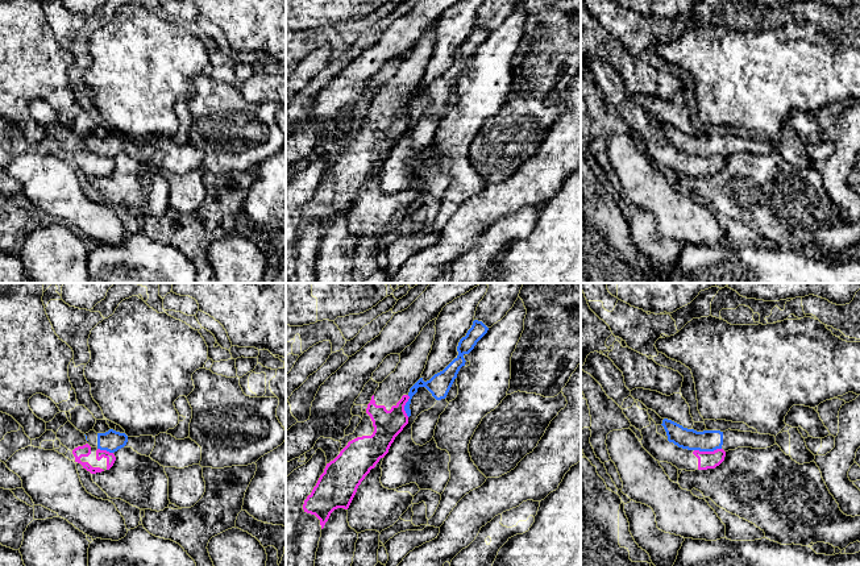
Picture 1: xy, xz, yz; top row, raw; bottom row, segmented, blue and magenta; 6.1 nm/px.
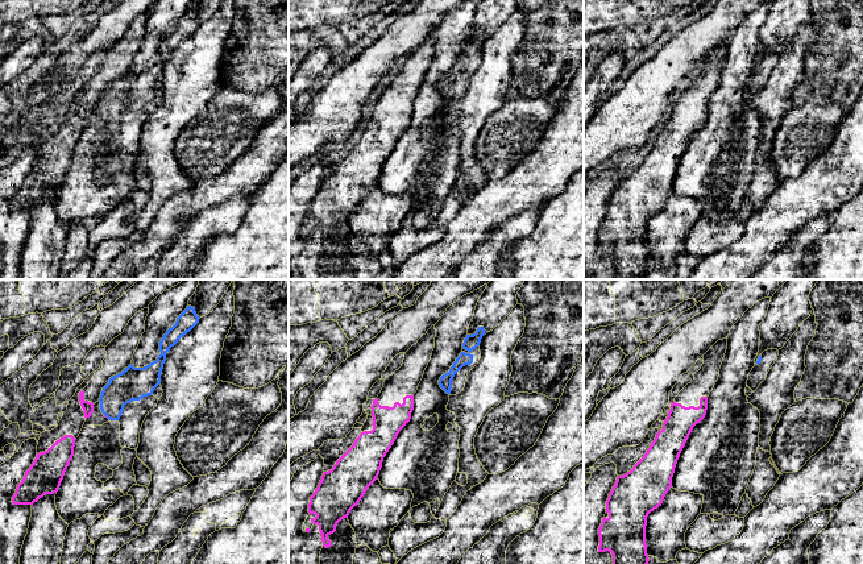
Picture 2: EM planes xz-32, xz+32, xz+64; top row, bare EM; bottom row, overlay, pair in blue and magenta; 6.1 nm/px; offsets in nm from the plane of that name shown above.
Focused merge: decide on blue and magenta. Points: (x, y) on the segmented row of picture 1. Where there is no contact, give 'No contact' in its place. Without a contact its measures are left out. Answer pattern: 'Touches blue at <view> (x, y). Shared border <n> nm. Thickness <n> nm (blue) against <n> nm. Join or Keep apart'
Touches blue at yz (707, 450). Shared border 170 nm. Thickness 130 nm (blue) against 110 nm. Keep apart

